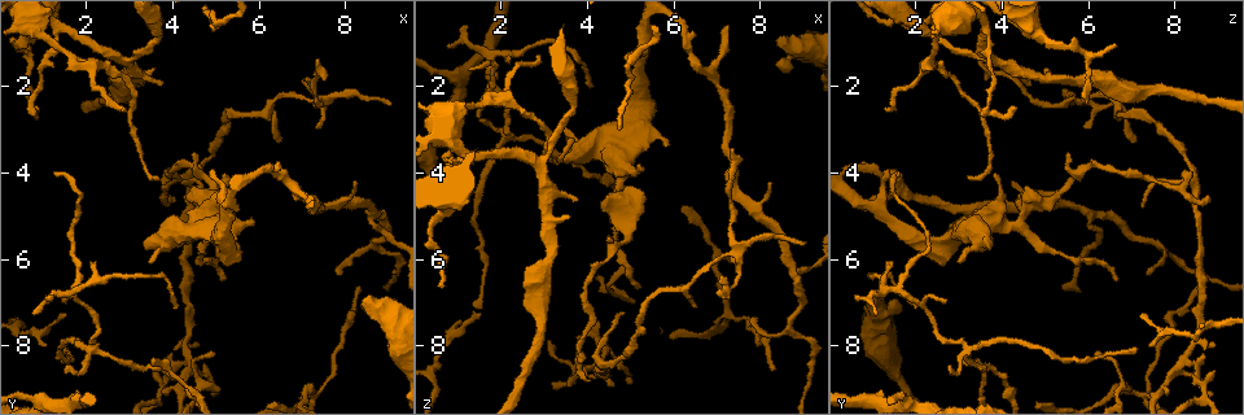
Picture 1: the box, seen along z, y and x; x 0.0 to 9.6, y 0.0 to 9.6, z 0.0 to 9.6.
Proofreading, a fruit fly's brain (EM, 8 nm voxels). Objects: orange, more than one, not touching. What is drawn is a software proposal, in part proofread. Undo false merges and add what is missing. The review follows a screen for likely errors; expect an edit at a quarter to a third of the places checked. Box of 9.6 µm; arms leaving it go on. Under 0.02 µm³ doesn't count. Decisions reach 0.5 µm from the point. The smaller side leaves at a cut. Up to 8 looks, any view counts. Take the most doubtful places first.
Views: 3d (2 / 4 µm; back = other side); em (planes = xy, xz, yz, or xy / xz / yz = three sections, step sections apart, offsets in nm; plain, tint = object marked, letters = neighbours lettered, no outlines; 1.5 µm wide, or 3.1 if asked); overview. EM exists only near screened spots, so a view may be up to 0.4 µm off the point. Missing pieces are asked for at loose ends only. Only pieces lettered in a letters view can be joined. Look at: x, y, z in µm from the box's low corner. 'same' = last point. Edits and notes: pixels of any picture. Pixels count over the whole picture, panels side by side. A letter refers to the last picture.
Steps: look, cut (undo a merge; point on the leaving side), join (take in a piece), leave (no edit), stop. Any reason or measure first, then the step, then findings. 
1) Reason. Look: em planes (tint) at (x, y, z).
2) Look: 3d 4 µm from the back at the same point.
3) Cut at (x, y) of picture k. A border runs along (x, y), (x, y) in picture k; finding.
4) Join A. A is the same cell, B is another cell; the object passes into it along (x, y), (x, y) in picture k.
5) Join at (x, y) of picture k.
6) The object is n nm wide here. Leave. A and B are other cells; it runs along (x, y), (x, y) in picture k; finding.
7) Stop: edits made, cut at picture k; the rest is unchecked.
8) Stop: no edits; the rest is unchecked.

Thin end. Look: 3d 2 µm at (2.05, 6.05, 1.30).

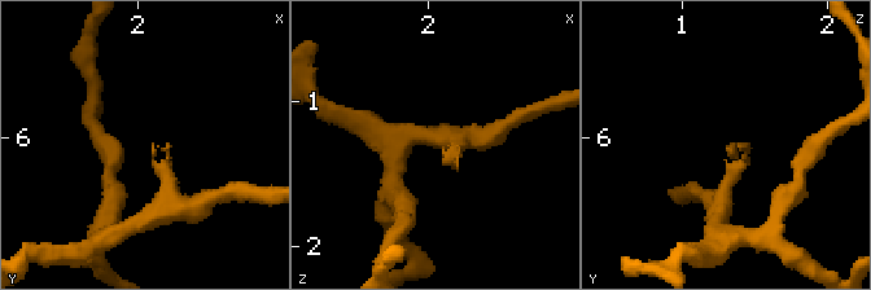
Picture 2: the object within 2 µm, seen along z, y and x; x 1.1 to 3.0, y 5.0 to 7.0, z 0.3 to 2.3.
Look: em xz step 4 (tint) at (2.08, 6.06, 1.30).

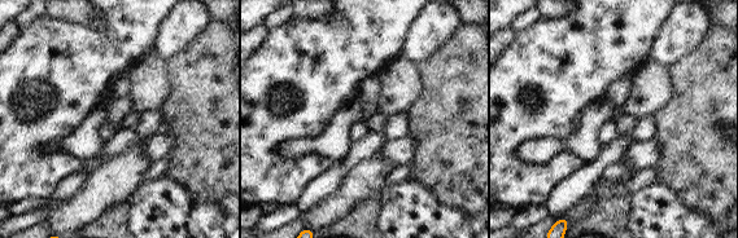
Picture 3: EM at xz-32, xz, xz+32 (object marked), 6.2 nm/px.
Look: em planes (letters) at the same point.

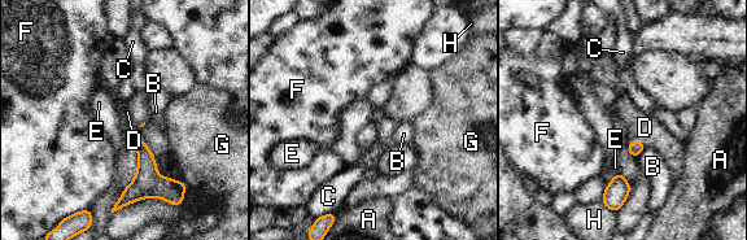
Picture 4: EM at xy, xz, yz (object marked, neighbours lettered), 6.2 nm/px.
Join D. D is the same cell, A, B, C, E, F, G and H are other cells; the object passes into it along (634, 148), (638, 142), (645, 127) in picture 4; it goes on there.

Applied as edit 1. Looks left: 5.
Calibre changes. Look: em planes (tint) at (8.90, 7.20, 1.10).

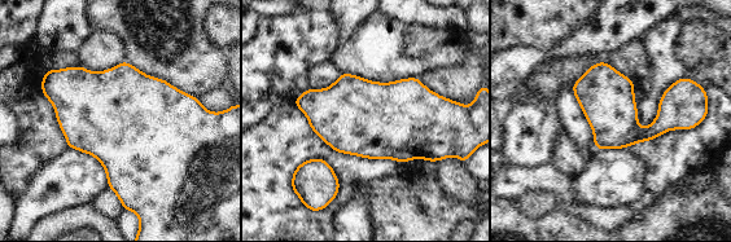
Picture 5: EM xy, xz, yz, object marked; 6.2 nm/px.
What lies round it. Look: em planes (letters) at the same point.

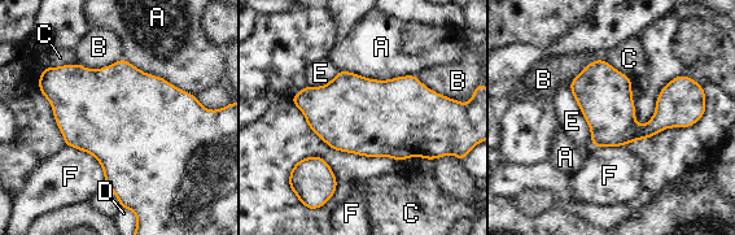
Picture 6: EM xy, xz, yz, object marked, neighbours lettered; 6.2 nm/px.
The object is 480 nm wide here. Leave. A, B, C, D, E and F are other cells; a border runs along (340, 69), (375, 79), (415, 75) in picture 6; one neuron here.

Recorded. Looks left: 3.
Branch stops here. Look: 3d 2 µm at (1.50, 7.30, 7.30).

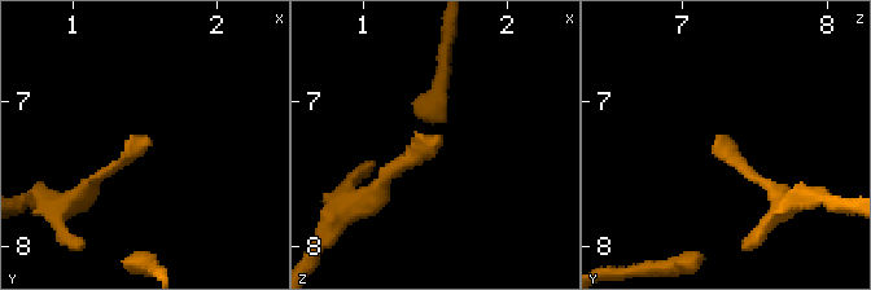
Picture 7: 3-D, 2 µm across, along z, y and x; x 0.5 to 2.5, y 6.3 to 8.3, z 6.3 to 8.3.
Need the tissue. Look: em xz step 4 (letters) at (1.56, 7.28, 7.28).

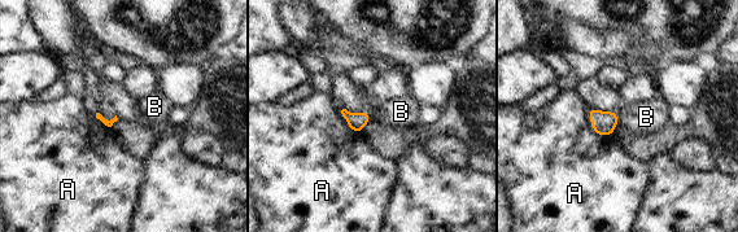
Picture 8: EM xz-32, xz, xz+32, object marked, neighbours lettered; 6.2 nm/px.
Leave. A and B are other cells; a border runs along (615, 110), (618, 125) in picture 8; no lettered piece goes on from it.

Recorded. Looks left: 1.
Stop: edits made, join at picture 4; the rest is unchecked.

